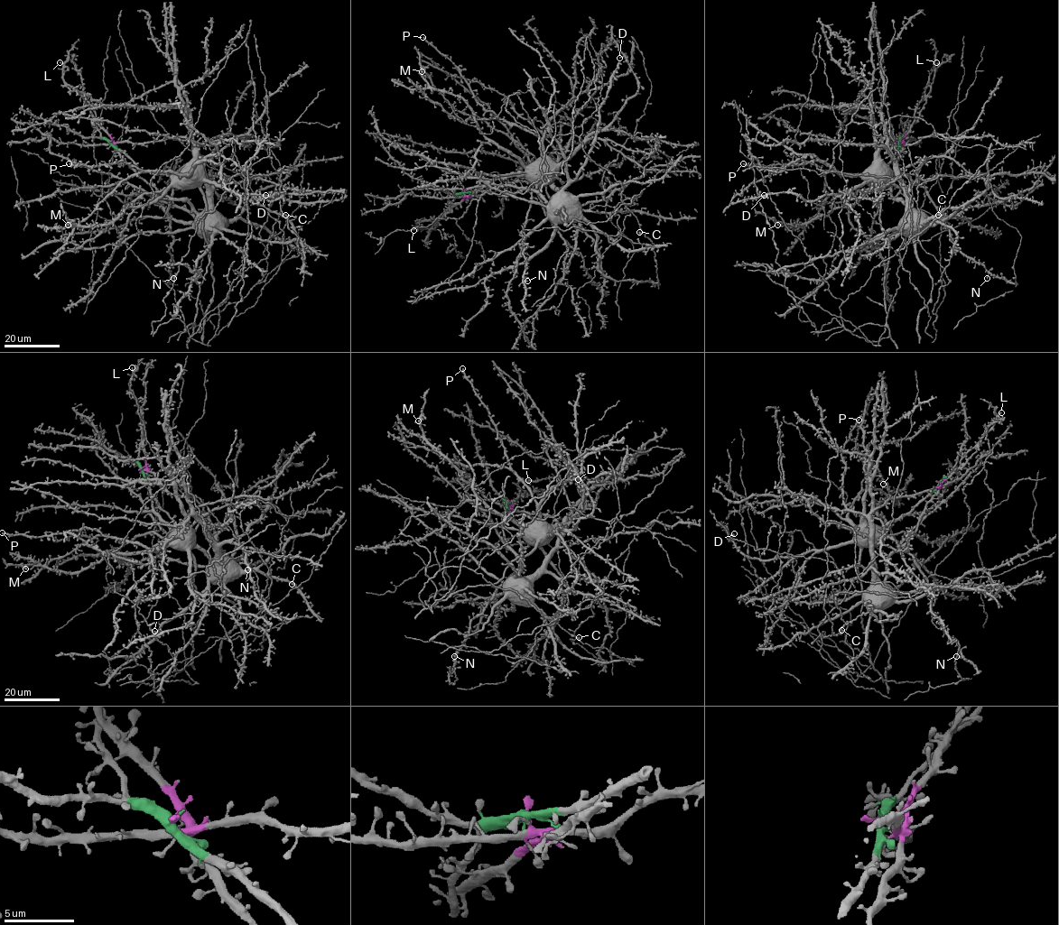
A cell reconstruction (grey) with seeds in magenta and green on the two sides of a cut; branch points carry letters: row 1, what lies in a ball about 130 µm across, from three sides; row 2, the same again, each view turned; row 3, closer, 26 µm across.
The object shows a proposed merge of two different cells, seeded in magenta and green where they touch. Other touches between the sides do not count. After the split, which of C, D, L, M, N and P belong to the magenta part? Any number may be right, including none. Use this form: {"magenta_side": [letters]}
{"magenta_side": ["L"]}

